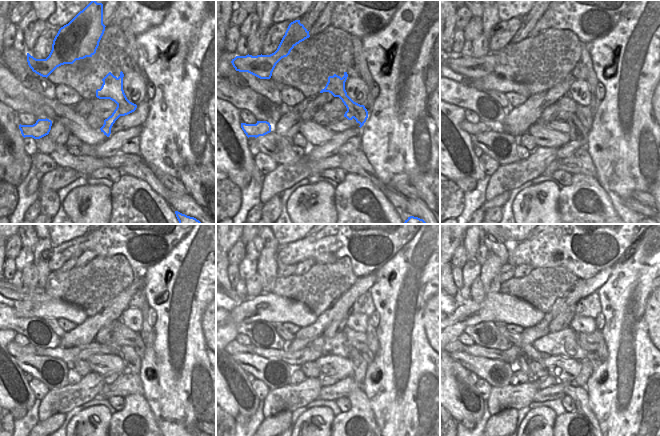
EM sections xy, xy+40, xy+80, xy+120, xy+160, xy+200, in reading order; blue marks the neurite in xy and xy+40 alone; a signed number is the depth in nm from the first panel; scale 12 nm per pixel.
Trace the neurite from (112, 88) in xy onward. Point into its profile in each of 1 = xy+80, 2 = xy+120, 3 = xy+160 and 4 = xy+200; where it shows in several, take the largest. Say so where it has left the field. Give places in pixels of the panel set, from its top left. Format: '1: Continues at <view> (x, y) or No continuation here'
1: Continues at xy+80 (583, 113)
2: Continues at xy+120 (139, 347)
3: Continues at xy+160 (366, 353)
4: Continues at xy+200 (591, 355)

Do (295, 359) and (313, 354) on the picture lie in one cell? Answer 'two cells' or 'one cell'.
one cell

